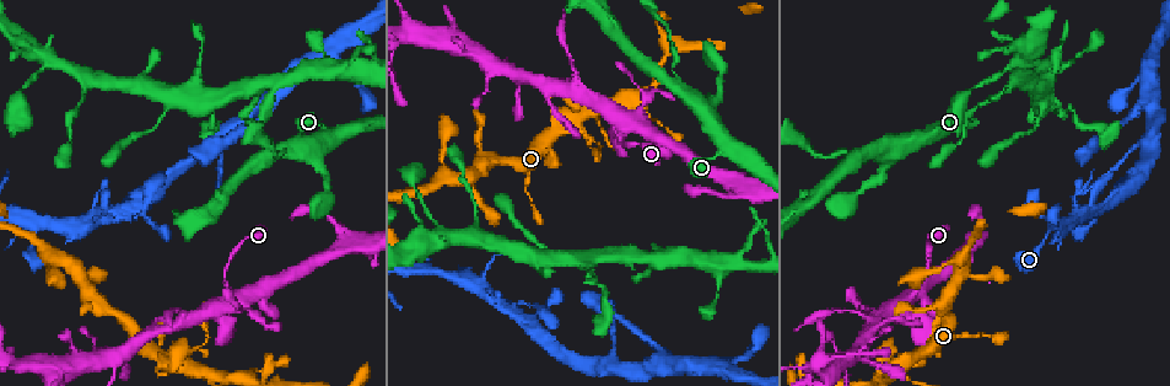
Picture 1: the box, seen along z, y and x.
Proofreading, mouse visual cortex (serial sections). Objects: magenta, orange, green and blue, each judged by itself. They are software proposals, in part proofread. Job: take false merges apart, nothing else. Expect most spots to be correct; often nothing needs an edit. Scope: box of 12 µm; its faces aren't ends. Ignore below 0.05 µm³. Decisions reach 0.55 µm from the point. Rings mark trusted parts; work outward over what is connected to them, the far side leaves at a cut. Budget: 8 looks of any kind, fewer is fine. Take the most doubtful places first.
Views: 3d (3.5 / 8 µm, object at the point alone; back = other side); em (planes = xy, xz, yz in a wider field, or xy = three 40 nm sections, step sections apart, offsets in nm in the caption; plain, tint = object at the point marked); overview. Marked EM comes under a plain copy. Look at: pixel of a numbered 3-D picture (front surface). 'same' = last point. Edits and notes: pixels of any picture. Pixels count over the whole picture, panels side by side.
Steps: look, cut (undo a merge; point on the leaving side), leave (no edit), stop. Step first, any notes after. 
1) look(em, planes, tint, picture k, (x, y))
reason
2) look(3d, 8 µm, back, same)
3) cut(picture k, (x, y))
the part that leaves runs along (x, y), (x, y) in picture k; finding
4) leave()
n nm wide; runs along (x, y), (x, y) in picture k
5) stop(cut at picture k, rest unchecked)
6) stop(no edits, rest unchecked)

look(3d, 3.5 µm, back, picture 1, (621, 131))
four or more arms meet

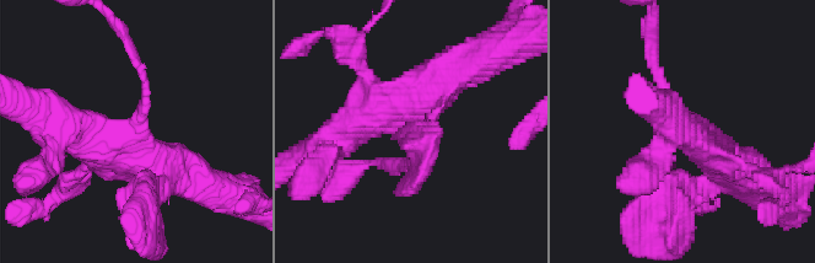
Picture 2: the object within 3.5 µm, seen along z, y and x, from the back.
look(em, planes, tint, picture 2, (135, 129))
shape alone is not enough

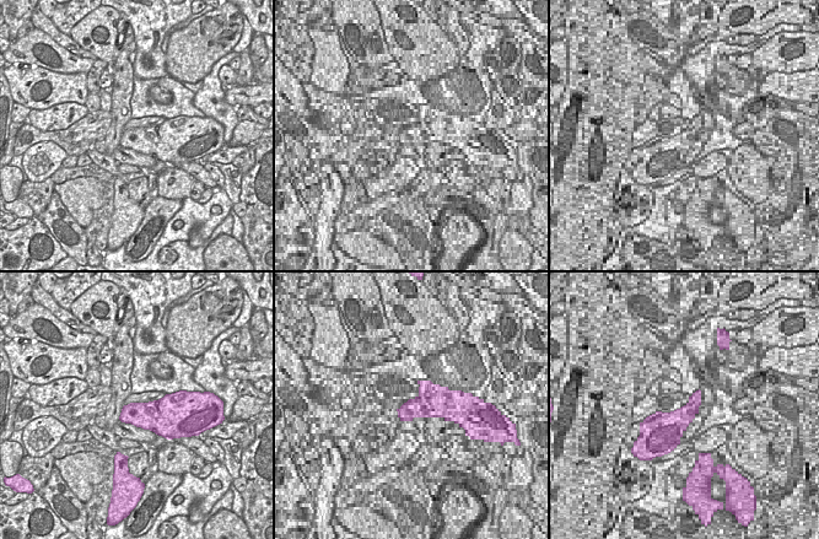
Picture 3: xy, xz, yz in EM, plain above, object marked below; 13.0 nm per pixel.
leave()
4 arms; arms of 100, 350, 400, 500 nm; runs along (654, 59), (676, 116), (743, 172) in picture 2; all the same cell

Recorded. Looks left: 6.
look(3d, 3.5 µm, back, picture 1, (672, 86))
branch point

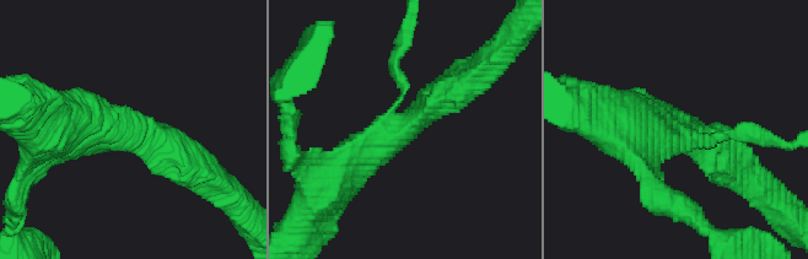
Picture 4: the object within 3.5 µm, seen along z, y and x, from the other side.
look(em, xy, step 5, tint, picture 4, (396, 129))
3 arms; arms of 150, 450, 500 nm; now the EM

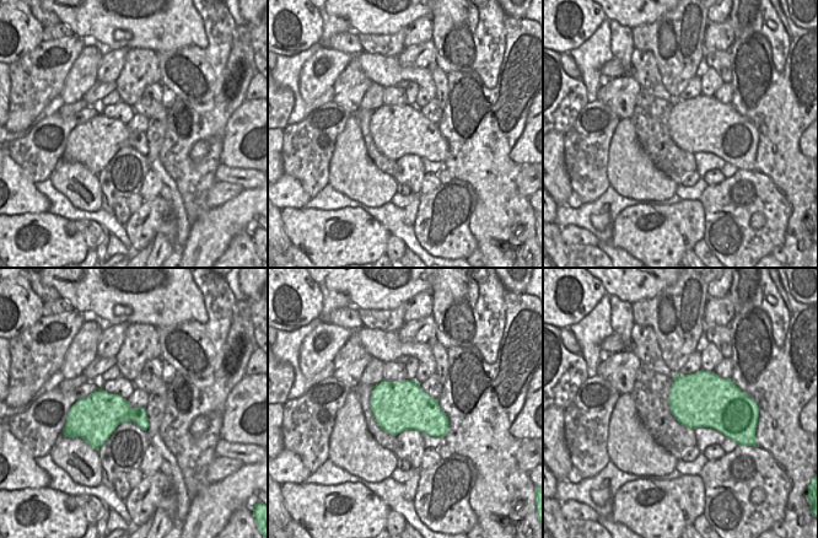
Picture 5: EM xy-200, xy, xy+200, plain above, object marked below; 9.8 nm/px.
leave()
runs along (334, 183), (443, 95), (462, 86) in picture 4; one cell here

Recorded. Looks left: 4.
look(3d, 3.5 µm, picture 1, (903, 362))
looks like a crossing

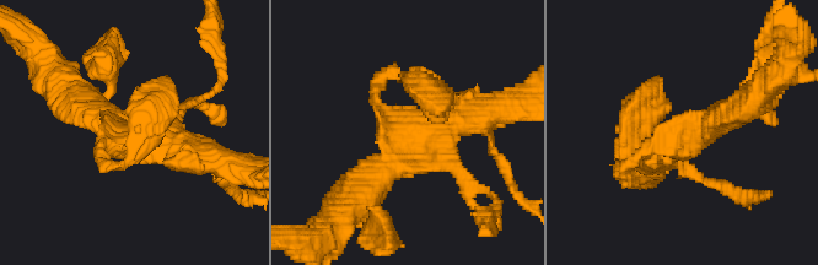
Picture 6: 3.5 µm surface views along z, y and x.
look(em, xy, step 3, tint, picture 6, (411, 138))
4 arms; arms of 150, 150, 350, 400 nm

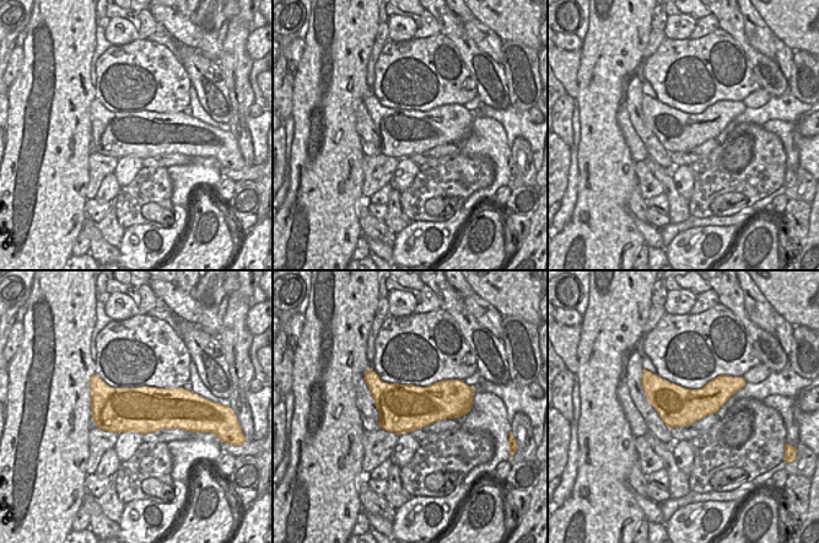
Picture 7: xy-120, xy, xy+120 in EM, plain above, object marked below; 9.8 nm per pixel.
leave()
runs along (361, 192), (425, 126), (486, 113) in picture 6; one cell here

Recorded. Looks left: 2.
look(em, xy, step 5, tint, picture 1, (430, 269))
a narrow waist

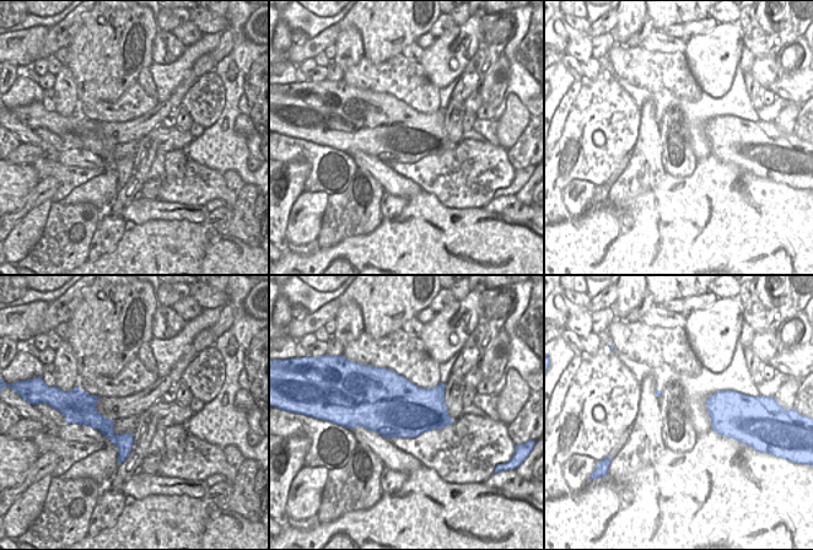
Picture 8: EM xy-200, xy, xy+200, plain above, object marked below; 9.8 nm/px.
look(3d, 3.5 µm, same)
wider look

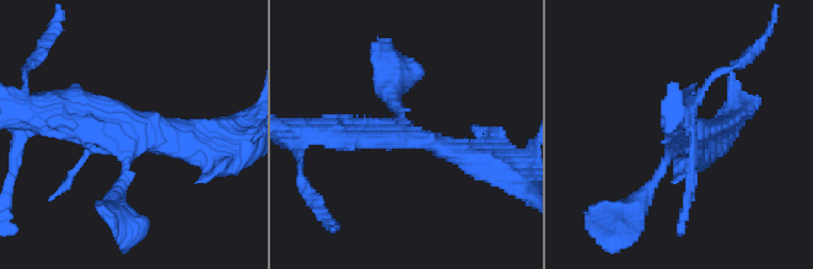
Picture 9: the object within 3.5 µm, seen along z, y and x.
leave()
runs along (114, 210), (134, 138), (205, 130) in picture 9; continuous, no second cell

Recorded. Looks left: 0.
stop(no edits, rest unchecked)

